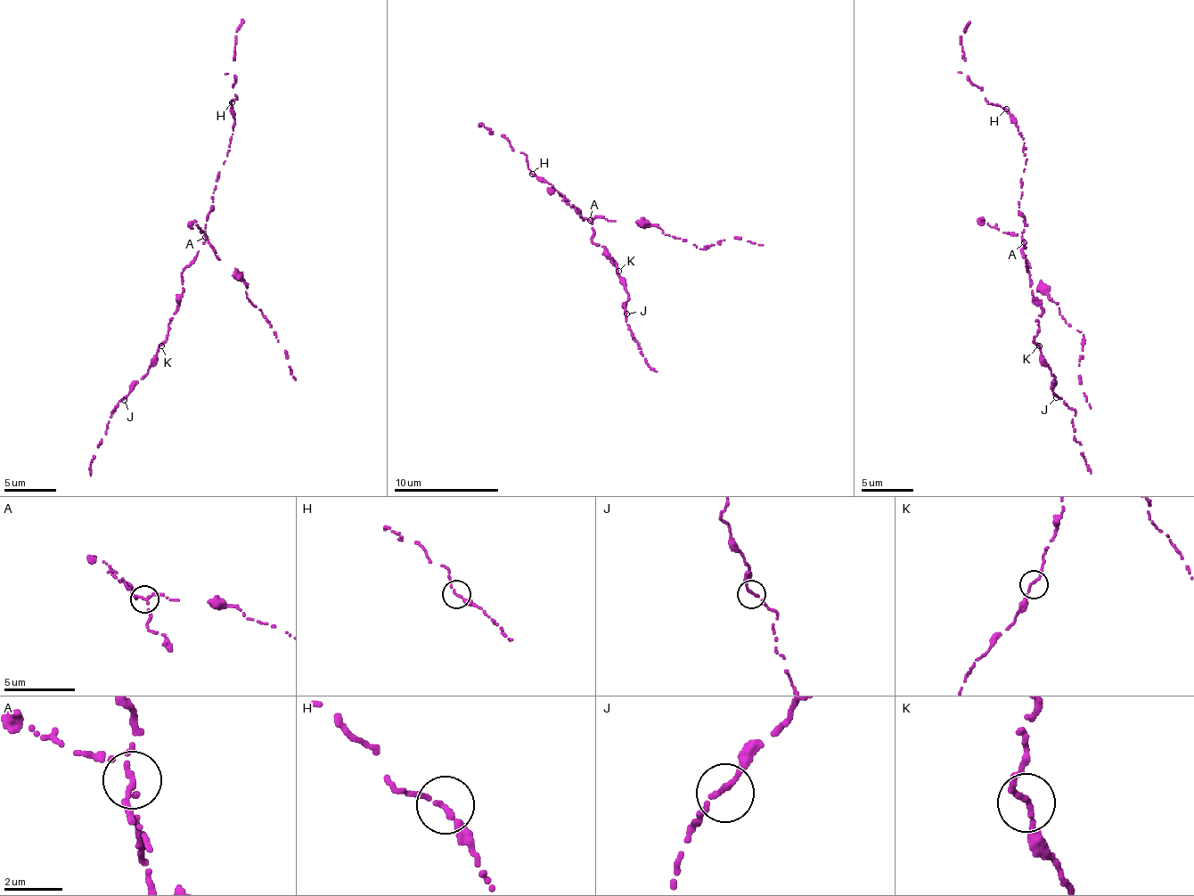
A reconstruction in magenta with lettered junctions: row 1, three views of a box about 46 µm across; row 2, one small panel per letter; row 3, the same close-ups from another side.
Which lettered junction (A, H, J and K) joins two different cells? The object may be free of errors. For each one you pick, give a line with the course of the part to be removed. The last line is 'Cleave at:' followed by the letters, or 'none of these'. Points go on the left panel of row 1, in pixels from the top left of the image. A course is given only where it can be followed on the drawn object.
Cleave at: A

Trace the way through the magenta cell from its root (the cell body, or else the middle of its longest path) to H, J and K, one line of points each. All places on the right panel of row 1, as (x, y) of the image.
H: (1026, 248), (1021, 236), (1025, 221), (1019, 211), (1025, 142), (1006, 109)
J: (1026, 248), (1029, 287), (1042, 310), (1038, 319), (1039, 331), (1034, 341), (1051, 372), (1052, 388), (1056, 397)
K: (1026, 248), (1029, 287), (1042, 310), (1038, 319), (1039, 331), (1034, 341), (1039, 346)

